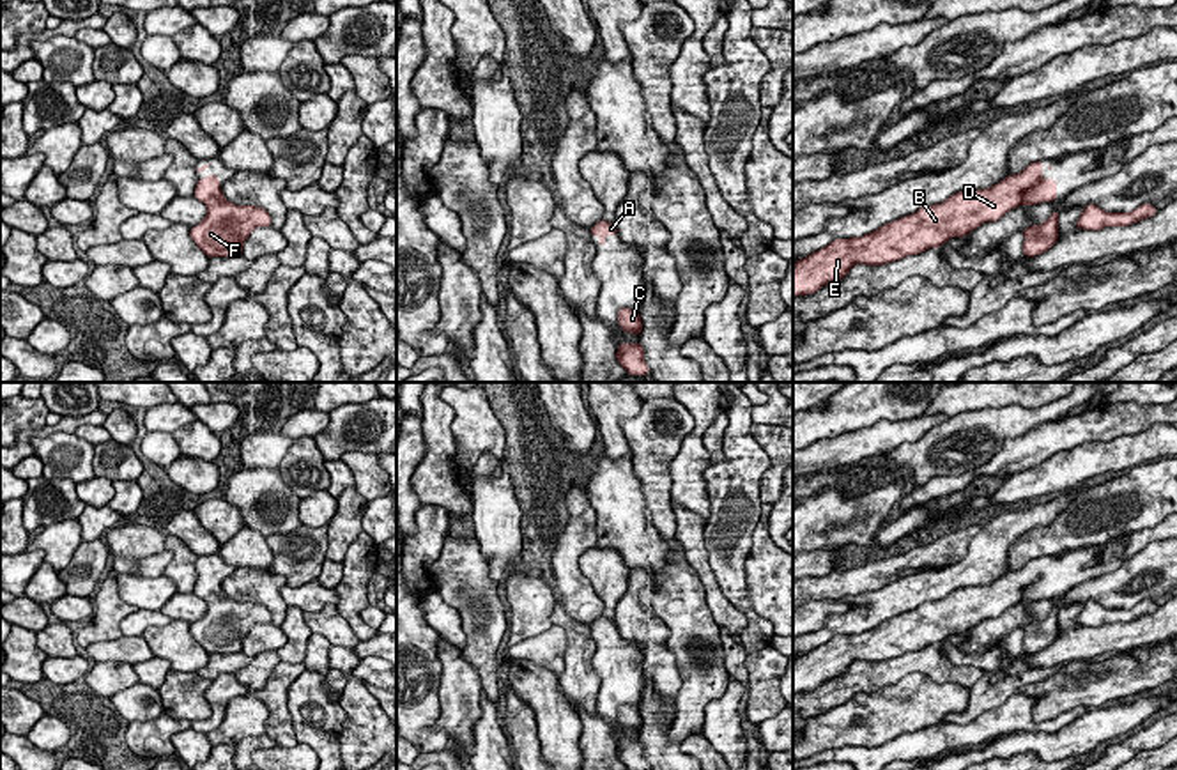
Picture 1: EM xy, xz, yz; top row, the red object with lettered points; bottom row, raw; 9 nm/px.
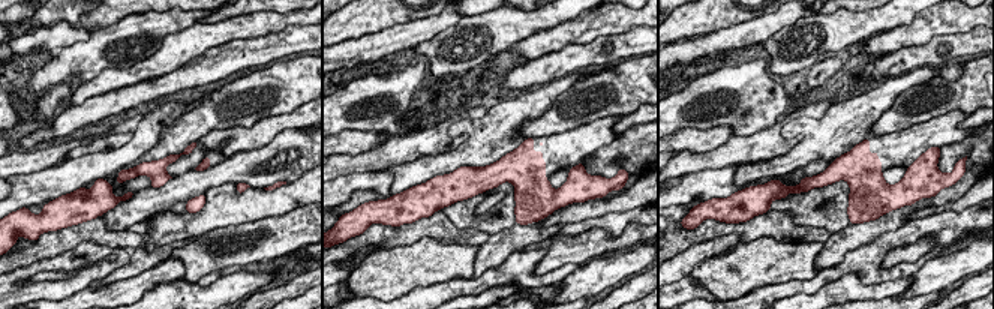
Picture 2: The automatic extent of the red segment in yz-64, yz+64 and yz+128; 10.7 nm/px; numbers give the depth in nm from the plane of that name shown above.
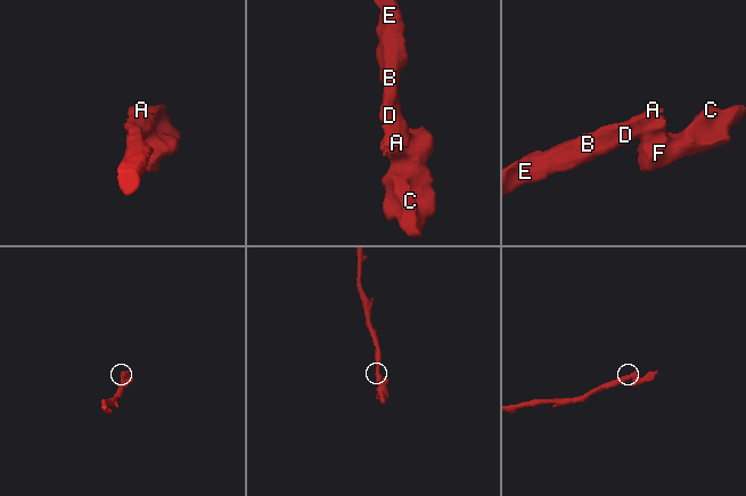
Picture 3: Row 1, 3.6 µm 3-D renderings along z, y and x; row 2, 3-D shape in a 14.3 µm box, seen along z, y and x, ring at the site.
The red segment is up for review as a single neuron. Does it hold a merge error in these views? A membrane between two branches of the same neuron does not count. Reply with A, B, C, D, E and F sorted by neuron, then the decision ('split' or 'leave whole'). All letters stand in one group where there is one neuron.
A B C D E F | leave whole

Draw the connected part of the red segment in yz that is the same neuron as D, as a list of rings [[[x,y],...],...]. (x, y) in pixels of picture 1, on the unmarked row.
[[[1042,558],[1030,559],[1023,568],[1009,572],[986,586],[968,586],[949,593],[942,600],[924,602],[917,609],[890,618],[862,634],[835,635],[825,644],[800,655],[793,660],[793,692],[818,689],[823,681],[848,673],[855,660],[881,662],[901,657],[908,651],[919,651],[927,644],[938,644],[952,634],[968,632],[986,618],[996,618],[1011,605],[1019,602],[1035,602],[1057,597],[1057,577],[1044,575],[1042,568],[1053,568],[1053,563],[1042,563]]]

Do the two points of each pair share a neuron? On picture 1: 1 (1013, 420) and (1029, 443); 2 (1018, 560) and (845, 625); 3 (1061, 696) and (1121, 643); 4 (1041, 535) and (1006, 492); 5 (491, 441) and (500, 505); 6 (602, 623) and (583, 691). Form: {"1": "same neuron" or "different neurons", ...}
{"1": "different neurons", "2": "different neurons", "3": "different neurons", "4": "different neurons", "5": "different neurons", "6": "different neurons"}

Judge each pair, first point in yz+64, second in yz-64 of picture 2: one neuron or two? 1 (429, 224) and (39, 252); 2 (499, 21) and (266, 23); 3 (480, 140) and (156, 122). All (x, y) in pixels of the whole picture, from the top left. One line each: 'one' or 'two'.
1: one
2: two
3: one

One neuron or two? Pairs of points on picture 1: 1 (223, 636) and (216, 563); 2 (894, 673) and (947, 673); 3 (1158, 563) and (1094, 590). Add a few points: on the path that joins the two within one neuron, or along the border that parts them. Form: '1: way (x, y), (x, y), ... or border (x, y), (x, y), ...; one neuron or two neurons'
1: way (223, 618), (215, 597), (215, 581); one neuron
2: way (907, 664), (935, 666); one neuron
3: way (1142, 569), (1110, 590); one neuron

